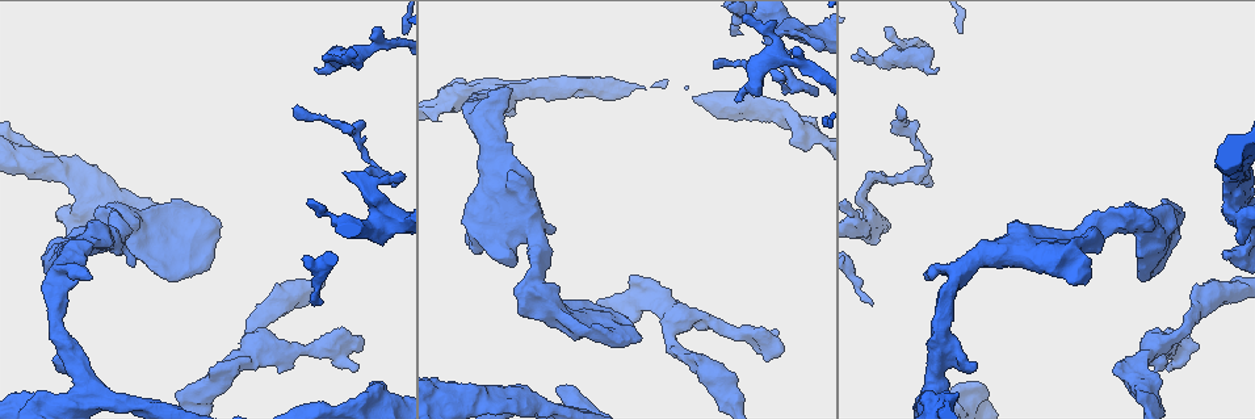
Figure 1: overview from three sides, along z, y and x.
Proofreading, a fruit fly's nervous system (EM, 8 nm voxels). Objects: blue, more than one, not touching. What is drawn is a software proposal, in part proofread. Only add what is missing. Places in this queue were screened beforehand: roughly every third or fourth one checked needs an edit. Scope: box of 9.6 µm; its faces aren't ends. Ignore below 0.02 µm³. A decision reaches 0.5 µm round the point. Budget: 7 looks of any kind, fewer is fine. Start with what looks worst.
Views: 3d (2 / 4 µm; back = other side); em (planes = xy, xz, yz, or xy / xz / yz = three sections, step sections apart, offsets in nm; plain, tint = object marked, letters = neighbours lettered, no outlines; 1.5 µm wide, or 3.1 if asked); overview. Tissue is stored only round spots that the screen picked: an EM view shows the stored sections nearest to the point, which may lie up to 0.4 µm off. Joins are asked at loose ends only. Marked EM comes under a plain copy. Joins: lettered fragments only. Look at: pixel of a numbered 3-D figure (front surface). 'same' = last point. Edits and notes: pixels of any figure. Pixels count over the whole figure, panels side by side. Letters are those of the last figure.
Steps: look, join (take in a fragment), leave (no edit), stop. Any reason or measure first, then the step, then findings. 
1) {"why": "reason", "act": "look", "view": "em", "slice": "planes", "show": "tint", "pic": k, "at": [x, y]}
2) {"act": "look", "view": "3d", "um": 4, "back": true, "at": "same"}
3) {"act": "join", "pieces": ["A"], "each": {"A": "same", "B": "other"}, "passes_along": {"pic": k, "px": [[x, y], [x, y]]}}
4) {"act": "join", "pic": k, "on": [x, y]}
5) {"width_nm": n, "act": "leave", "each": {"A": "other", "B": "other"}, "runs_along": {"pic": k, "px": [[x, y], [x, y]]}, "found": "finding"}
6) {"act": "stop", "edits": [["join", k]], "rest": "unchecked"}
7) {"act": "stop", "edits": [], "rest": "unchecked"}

{"why": "free end", "act": "look", "view": "em", "slice": "planes", "show": "letters", "pic": 1, "at": [355, 372]}

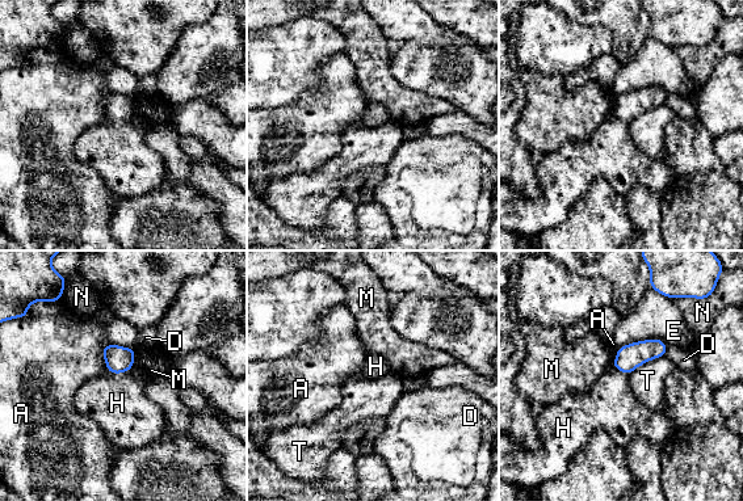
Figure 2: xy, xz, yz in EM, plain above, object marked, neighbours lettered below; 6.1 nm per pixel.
{"width_nm": 160, "act": "leave", "each": {"A": "other", "D": "other", "E": "other", "H": "other", "M": "other", "N": "other", "T": "other"}, "border": {"pic": 2, "px": [[129, 370], [108, 373]]}, "found": "no lettered fragment goes on from it"}

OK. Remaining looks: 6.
{"why": "tapers out", "act": "look", "view": "3d", "um": 4, "pic": 1, "at": [903, 108]}

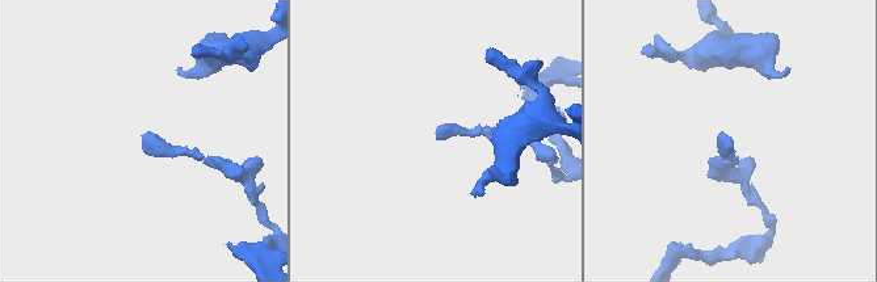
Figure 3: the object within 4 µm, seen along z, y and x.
{"why": "shape alone is not enough", "act": "look", "view": "em", "slice": "planes", "show": "letters", "pic": 3, "at": [728, 137]}

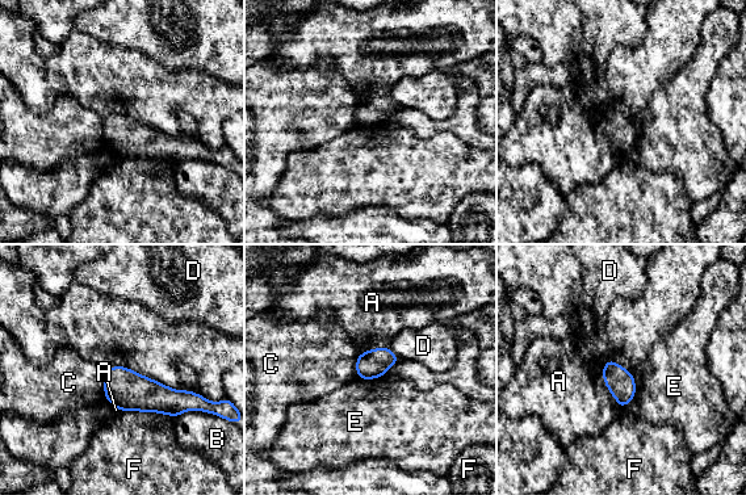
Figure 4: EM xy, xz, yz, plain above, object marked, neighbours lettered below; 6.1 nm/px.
{"width_nm": 170, "act": "leave", "each": {"A": "other", "B": "other", "C": "other", "D": "other", "E": "other", "F": "other"}, "border": {"pic": 4, "px": [[631, 372], [635, 380], [635, 398]]}, "found": "none of them fits"}

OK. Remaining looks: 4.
{"why": "branch stops here", "act": "look", "view": "3d", "um": 4, "pic": 1, "at": [58, 367]}

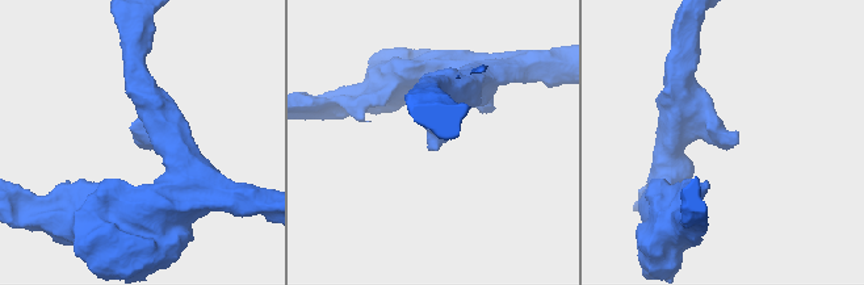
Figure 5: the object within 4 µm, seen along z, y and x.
{"why": "need the tissue", "act": "look", "view": "em", "slice": "planes", "show": "letters", "pic": 5, "at": [140, 141]}

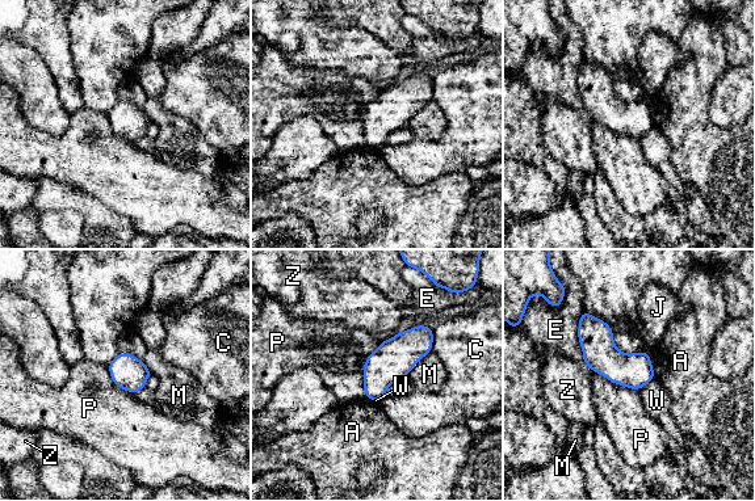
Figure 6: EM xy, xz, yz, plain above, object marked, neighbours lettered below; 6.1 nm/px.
{"width_nm": 220, "longest_contact_nm": ["P", 340], "act": "leave", "each": {"A": "other", "C": "other", "E": "other", "J": "other", "M": "other", "P": "other", "W": "other", "Z": "other"}, "found": "no lettered fragment goes on from it"}

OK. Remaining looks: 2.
{"act": "stop", "edits": [], "rest": "unchecked"}

